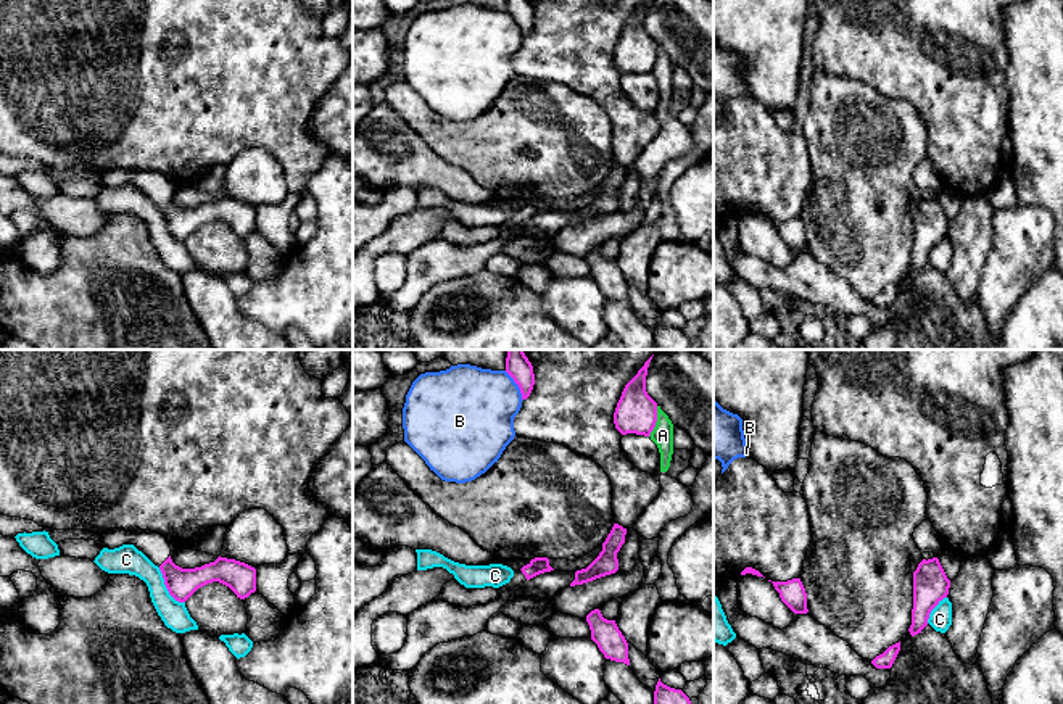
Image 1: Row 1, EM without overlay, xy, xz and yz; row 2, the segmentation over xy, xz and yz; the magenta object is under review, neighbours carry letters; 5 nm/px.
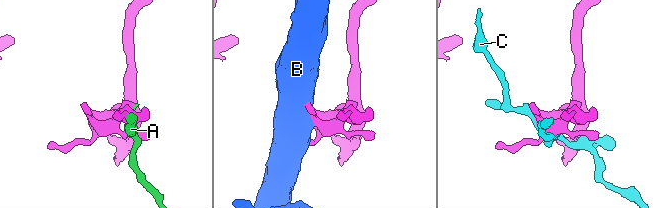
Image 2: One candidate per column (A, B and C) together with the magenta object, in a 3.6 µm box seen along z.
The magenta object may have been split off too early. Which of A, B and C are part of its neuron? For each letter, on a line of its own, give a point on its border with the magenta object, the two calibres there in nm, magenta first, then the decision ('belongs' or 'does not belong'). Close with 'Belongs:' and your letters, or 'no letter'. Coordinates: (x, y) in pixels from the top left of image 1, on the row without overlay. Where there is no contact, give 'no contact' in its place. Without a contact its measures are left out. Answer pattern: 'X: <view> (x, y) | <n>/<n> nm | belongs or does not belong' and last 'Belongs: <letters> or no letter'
A: xz (656, 60) | 200/110 nm | does not belong
B: xz (517, 23) | 110/400 nm | does not belong
C: xy (166, 226) | 150/140 nm | does not belong
Belongs: no letter

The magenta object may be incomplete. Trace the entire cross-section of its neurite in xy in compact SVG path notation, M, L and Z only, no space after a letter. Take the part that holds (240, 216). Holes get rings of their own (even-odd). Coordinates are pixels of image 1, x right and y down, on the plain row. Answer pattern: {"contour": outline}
{"contour": "M119 168L101 172L103 187L114 188L122 184L134 184L159 206L169 234L179 242L185 242L198 227L213 221L229 226L240 238L256 230L256 208L245 201L219 195L201 206L182 208L172 201L169 180L161 172Z"}

